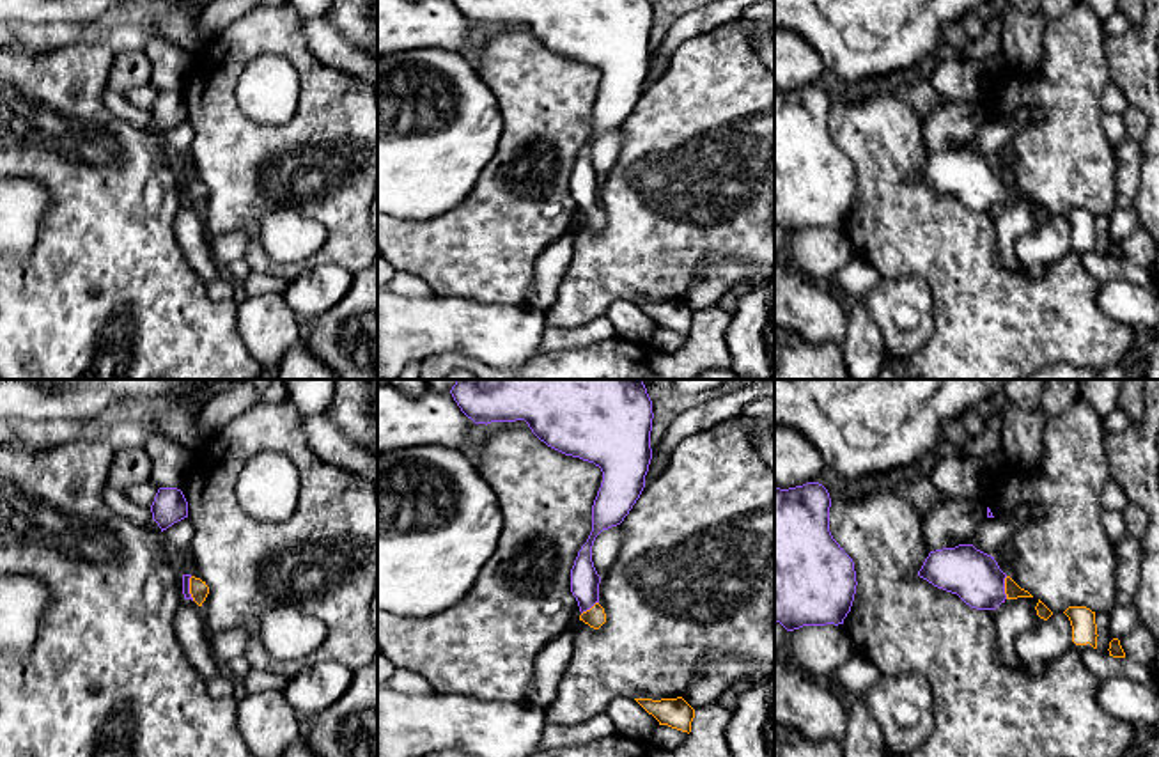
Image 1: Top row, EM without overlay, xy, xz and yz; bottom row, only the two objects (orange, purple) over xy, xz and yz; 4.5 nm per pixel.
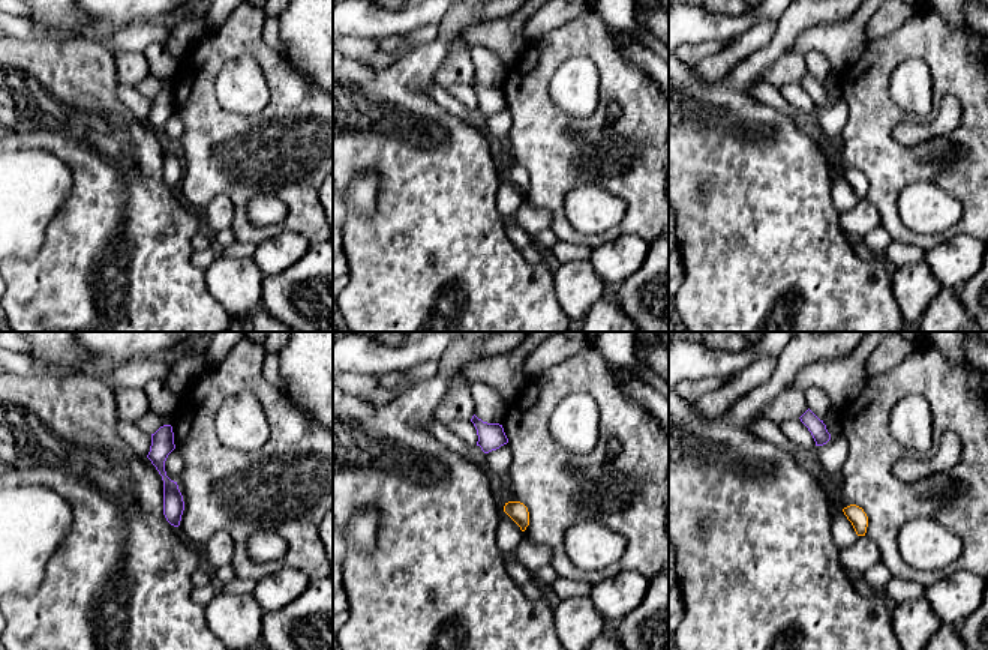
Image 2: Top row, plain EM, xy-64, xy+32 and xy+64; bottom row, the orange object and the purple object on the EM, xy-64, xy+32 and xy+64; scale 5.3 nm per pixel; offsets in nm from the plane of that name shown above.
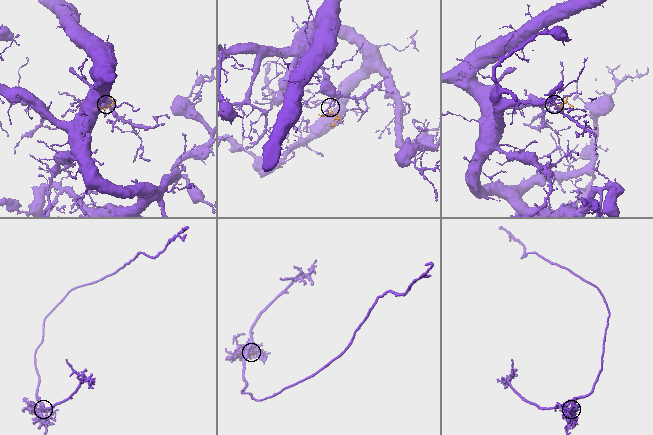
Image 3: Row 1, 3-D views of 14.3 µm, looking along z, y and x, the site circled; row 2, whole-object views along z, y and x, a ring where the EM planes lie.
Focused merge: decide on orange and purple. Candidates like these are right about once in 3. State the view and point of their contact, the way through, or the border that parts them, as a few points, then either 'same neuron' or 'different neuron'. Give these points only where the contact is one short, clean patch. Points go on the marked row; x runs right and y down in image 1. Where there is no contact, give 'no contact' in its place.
xy (190, 589) | across xy (199, 591), (190, 589), (185, 577) | same neuron

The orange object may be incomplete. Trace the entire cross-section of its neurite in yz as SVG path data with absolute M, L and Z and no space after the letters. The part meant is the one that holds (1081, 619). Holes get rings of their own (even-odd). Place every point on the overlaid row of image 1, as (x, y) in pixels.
M1069 606L1063 612L1072 626L1072 642L1076 645L1090 644L1097 649L1097 624L1095 624L1095 612L1086 606Z

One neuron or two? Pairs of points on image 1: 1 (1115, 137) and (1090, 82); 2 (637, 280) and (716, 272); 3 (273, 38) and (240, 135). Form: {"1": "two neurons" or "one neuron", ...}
{"1": "two neurons", "2": "two neurons", "3": "one neuron"}

